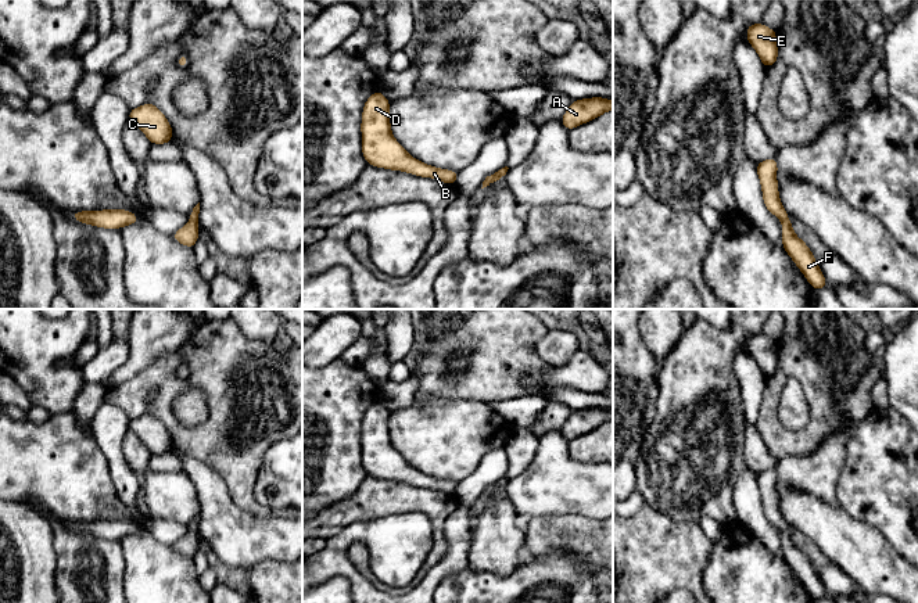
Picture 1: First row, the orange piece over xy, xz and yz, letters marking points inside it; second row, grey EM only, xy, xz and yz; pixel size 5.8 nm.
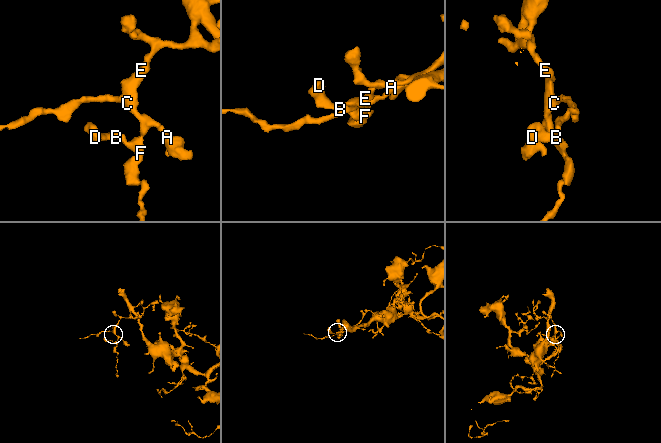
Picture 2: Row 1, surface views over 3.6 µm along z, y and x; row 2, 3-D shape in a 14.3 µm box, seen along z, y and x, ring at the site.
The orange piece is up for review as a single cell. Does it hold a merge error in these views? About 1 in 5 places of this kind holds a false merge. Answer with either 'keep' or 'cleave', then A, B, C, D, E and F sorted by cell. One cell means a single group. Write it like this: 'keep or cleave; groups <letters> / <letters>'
keep; groups A B C D E F

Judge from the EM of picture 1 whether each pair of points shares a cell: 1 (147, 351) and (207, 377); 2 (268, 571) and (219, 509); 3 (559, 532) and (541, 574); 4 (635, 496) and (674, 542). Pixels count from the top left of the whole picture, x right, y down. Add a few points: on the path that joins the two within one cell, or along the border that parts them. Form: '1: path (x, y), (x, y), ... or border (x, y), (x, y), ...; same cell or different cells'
1: border (189, 338), (135, 376); different cells
2: border (287, 562), (261, 560), (248, 570); different cells
3: border (526, 553), (569, 551), (583, 562); different cells
4: border (645, 503), (627, 517); different cells

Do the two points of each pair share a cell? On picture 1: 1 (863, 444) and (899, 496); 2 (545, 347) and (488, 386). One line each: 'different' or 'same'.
1: same
2: different

